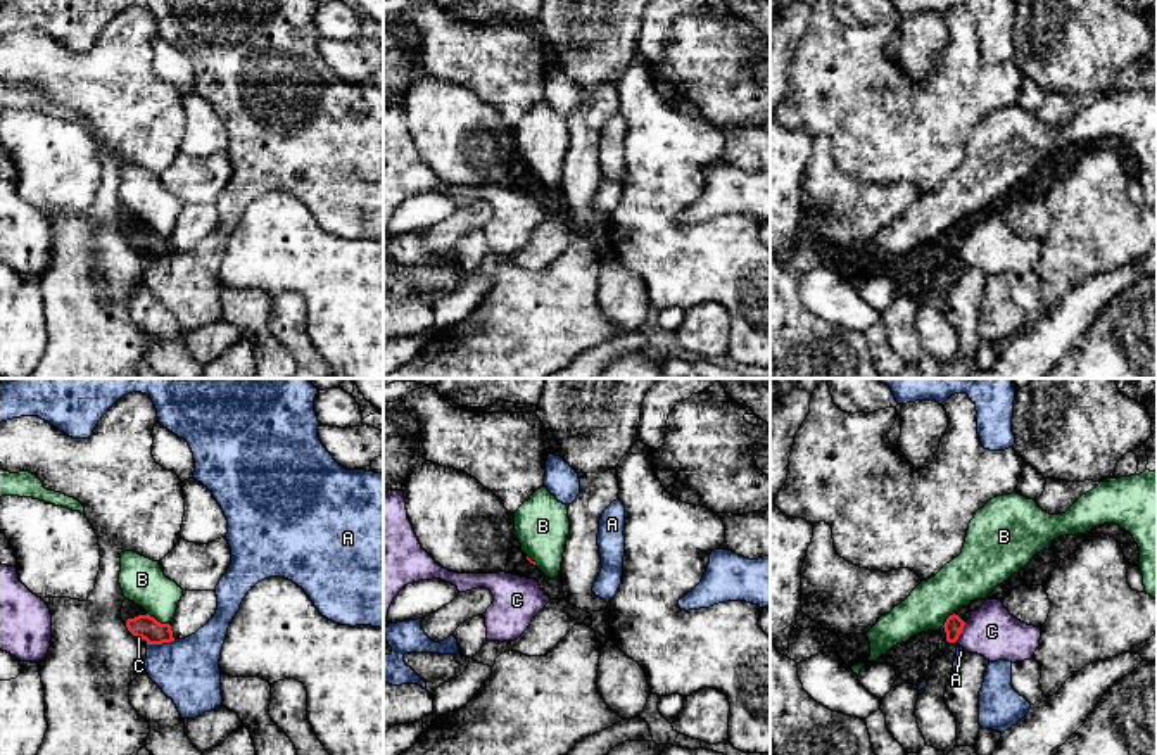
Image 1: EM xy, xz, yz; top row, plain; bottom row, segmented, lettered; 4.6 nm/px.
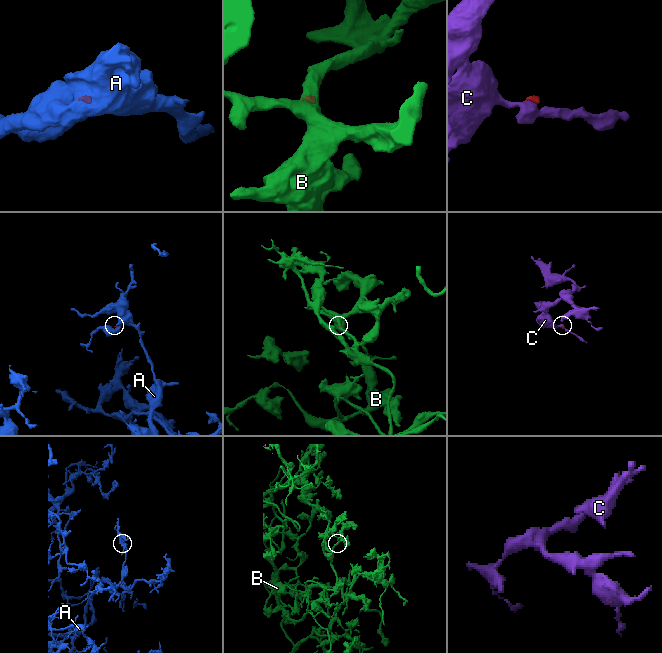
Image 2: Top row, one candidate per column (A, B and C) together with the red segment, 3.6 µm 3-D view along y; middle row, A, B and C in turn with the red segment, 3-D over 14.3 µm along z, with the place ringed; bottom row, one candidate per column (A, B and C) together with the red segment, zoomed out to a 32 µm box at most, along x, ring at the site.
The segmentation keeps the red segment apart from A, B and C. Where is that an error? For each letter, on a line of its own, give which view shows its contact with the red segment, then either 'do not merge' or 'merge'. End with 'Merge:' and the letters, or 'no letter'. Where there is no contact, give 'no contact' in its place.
A: meets red in xy; do not merge
B: meets red in xy; do not merge
C: meets red in yz; do not merge
Merge: no letter

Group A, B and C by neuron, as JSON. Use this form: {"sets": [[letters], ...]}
{"sets": [["A"], ["B"], ["C"]]}

